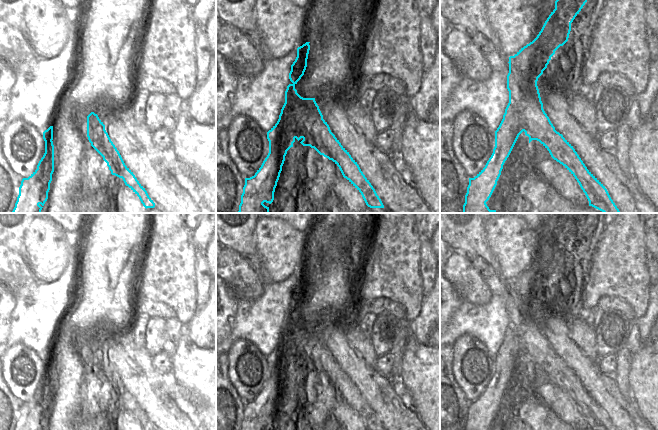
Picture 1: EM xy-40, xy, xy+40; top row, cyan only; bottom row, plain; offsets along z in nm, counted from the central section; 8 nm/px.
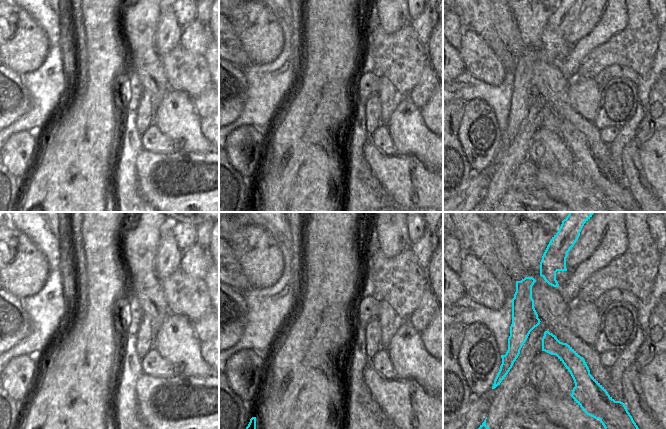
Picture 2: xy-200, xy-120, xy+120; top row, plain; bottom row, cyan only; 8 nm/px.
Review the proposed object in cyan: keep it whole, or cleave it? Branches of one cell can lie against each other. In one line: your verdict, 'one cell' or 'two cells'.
two cells

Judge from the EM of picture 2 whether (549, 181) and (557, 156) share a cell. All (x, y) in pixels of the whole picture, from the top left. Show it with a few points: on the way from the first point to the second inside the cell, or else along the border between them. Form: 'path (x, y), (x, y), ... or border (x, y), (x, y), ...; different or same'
border (538, 166), (557, 172), (569, 172); different

